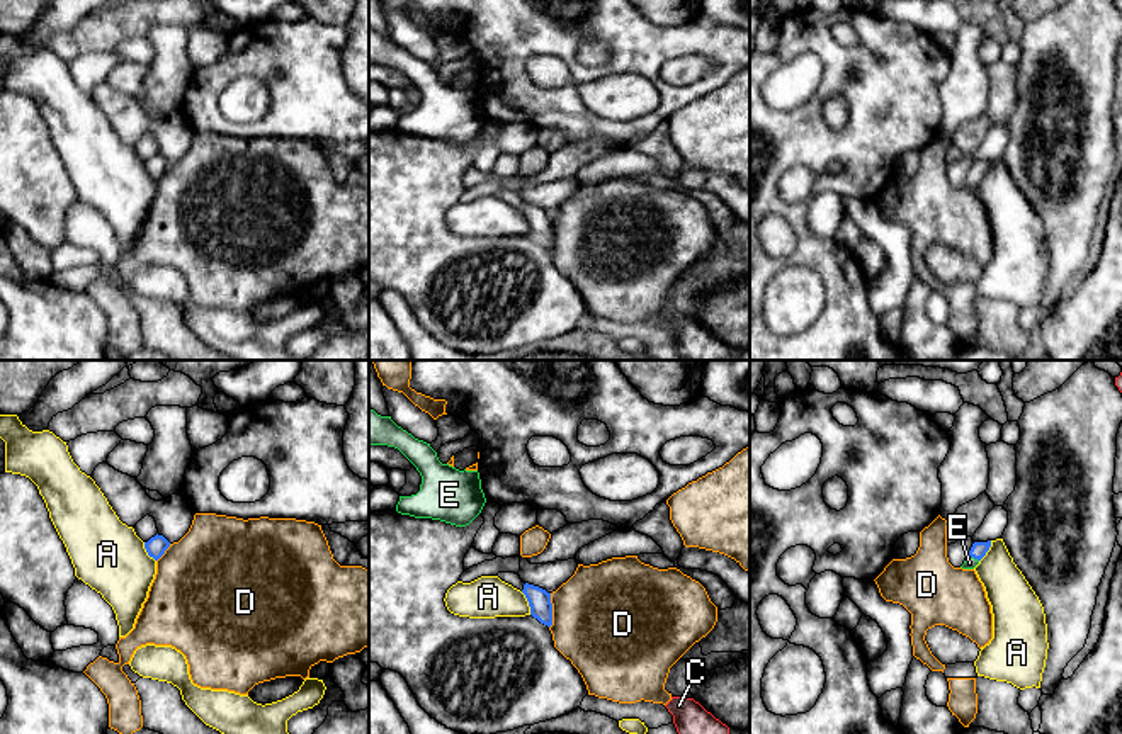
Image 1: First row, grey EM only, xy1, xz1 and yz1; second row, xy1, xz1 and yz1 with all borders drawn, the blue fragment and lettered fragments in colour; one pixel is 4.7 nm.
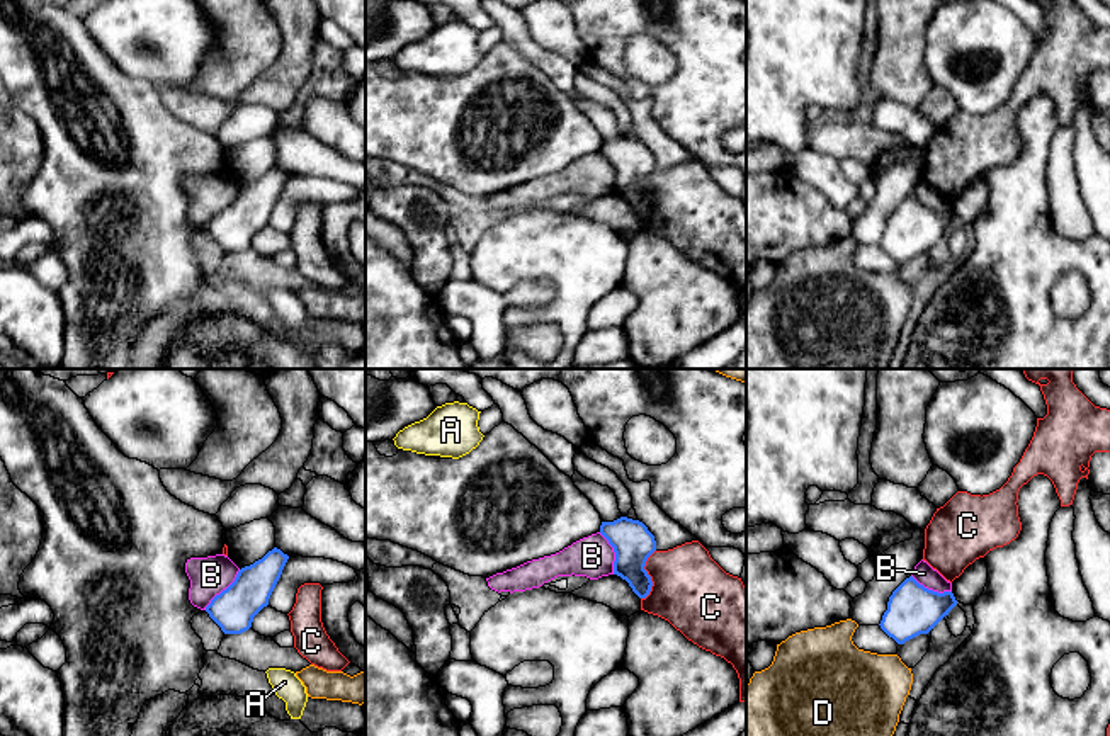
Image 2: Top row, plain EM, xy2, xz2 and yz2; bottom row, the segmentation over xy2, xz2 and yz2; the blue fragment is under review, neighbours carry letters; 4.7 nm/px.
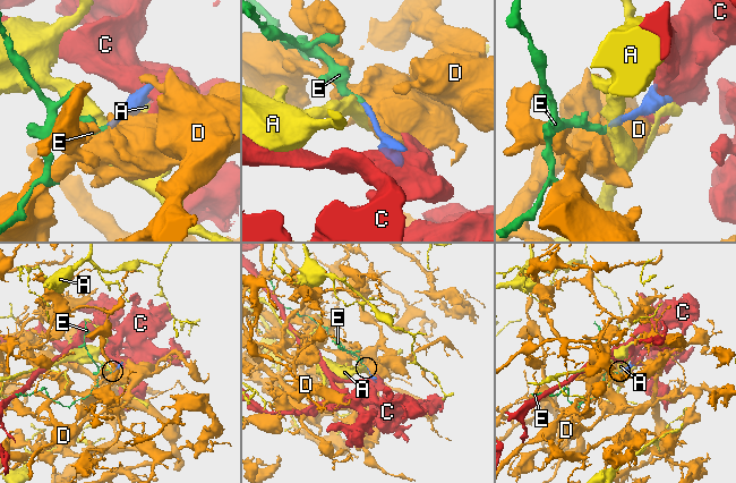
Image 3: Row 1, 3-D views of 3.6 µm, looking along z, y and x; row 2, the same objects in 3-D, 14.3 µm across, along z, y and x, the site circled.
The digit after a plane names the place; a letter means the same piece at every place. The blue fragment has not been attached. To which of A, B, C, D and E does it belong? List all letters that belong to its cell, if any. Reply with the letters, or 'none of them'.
E

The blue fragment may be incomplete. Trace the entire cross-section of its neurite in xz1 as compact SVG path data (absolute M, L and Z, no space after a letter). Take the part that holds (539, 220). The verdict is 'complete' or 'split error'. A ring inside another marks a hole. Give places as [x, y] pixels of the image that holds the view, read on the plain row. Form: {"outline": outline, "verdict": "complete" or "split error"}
{"outline": "M529 202L524 204L522 212L529 221L530 234L537 238L541 243L551 246L552 245L551 212Z", "verdict": "complete"}

